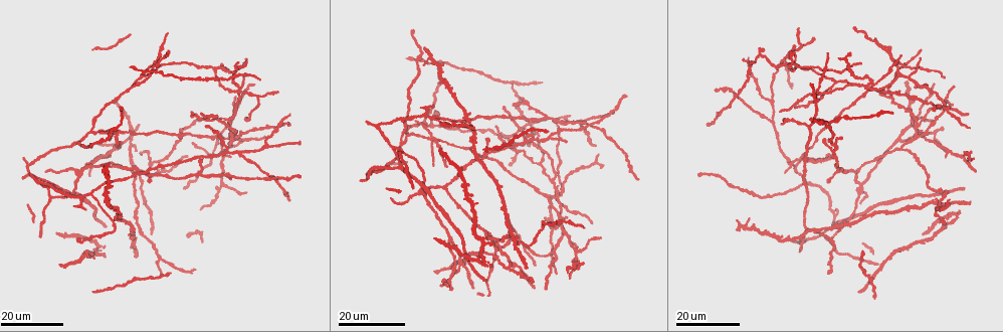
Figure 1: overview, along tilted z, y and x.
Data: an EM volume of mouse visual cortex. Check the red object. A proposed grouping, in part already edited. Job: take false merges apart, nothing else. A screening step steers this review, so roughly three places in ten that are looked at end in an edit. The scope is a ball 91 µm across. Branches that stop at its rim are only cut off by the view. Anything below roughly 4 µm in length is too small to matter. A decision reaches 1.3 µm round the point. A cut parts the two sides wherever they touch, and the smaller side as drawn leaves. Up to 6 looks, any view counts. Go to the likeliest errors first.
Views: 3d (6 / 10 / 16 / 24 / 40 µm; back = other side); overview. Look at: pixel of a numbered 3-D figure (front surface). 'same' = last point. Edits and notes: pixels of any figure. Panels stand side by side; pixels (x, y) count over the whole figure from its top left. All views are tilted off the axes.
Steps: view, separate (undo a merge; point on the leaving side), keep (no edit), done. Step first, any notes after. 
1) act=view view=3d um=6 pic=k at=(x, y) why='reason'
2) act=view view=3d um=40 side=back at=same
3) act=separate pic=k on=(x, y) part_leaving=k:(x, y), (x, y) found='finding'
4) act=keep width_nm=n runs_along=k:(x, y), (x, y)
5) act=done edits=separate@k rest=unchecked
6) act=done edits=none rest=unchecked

act=view view=3d um=16 pic=1 at=(260, 95)

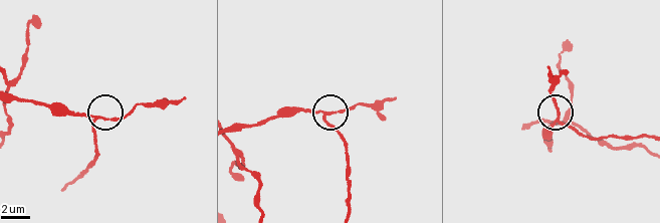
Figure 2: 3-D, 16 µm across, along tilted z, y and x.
act=view view=3d um=10 pic=2 at=(97, 118)

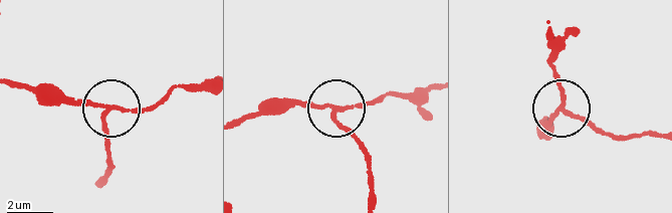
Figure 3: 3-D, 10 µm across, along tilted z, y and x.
act=separate pic=3 on=(108, 142) width_nm=160 part_leaving=3:(567, 112), (627, 137), (656, 133) found='a second neuron is stuck on'

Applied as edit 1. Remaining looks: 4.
act=view view=3d um=24 pic=1 at=(496, 251) why='four or more arms meet'

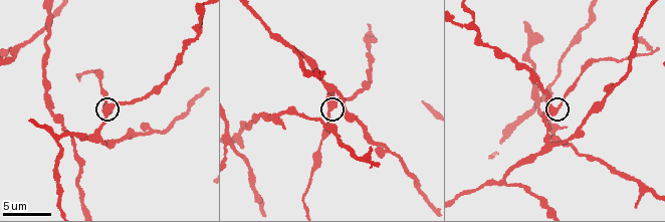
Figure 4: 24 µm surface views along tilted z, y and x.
act=view view=3d um=6 pic=4 at=(555, 110) why='closer look'

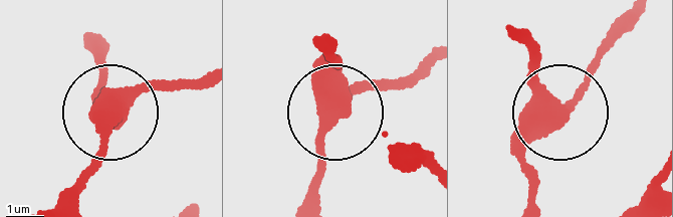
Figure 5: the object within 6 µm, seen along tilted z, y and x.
act=keep runs_along=5:(527, 198), (526, 140), (629, 31) found='one neuron here'

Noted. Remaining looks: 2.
act=view view=3d um=16 pic=1 at=(266, 145)

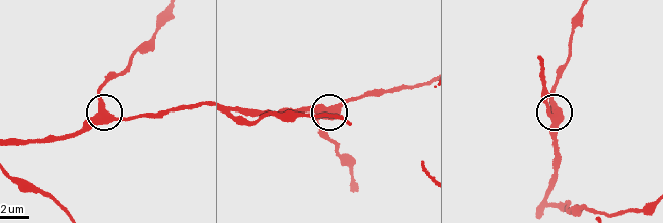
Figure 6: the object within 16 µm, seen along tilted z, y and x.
act=view view=3d um=6 pic=6 at=(553, 107)

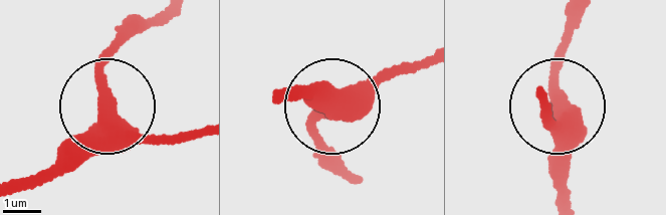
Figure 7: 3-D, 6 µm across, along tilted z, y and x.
act=keep width_nm=440 runs_along=7:(15, 183), (110, 117), (142, 133), (184, 137) found='all the same neuron'

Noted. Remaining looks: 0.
act=done edits=separate@3 rest=unchecked

